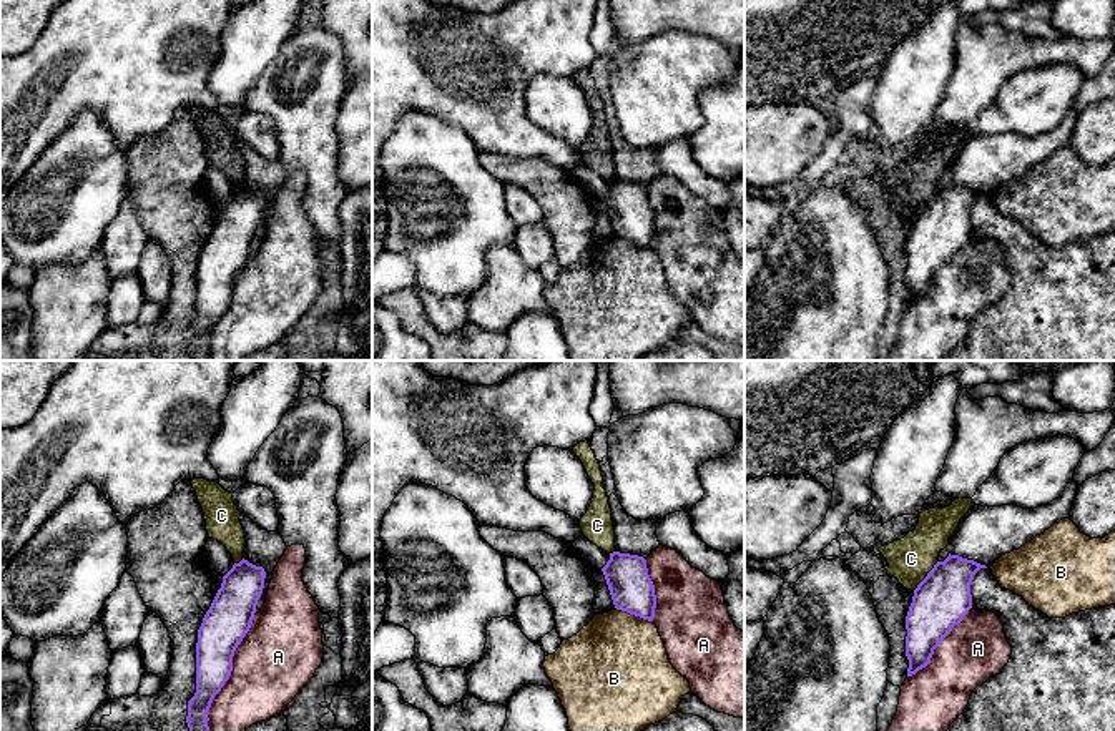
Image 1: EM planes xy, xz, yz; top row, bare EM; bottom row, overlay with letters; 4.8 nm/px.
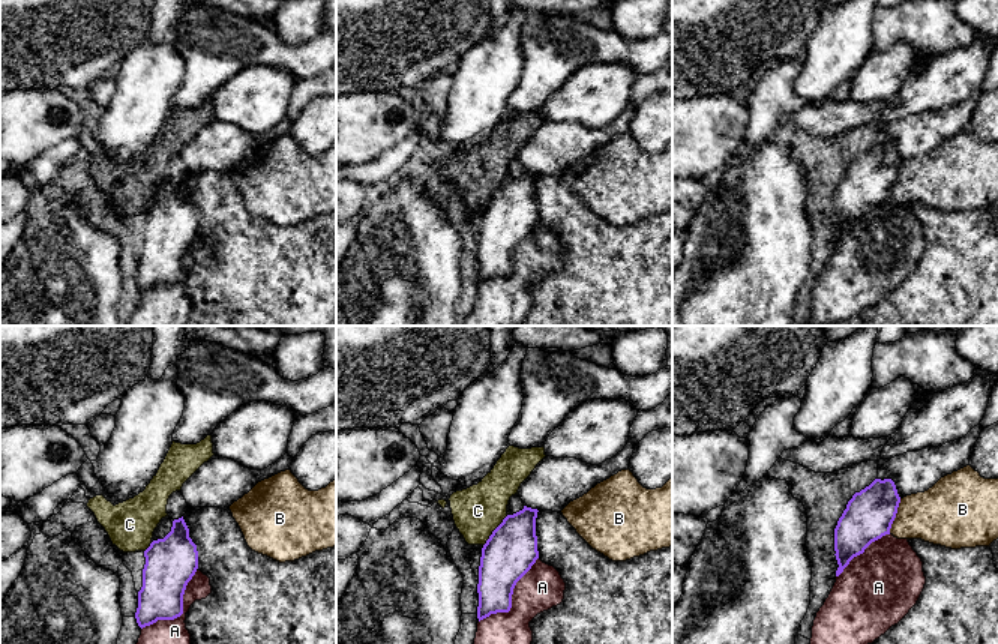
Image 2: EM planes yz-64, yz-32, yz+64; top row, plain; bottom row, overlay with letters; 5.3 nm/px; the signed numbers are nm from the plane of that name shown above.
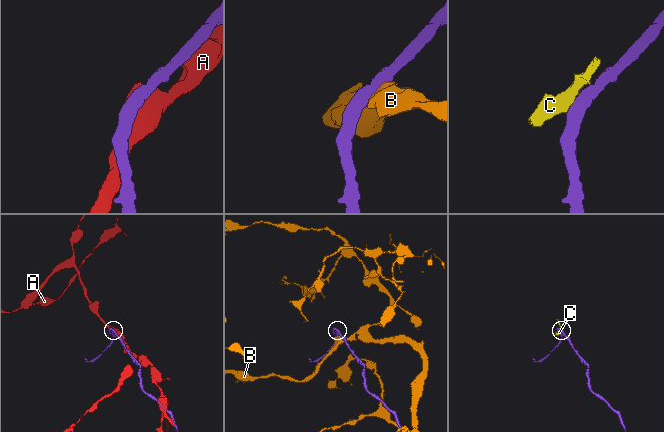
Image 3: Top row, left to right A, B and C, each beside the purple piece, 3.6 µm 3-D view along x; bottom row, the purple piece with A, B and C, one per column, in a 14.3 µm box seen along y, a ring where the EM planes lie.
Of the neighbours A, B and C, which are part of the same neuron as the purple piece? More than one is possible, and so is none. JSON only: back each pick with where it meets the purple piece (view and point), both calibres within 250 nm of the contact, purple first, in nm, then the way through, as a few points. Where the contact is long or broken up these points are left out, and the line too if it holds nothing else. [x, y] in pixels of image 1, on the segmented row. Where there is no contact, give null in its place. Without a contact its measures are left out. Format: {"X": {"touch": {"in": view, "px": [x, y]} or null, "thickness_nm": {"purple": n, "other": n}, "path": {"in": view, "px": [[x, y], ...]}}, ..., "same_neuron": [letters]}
{"same_neuron": []}

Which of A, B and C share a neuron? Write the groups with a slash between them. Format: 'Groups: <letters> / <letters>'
Groups: A / B / C

